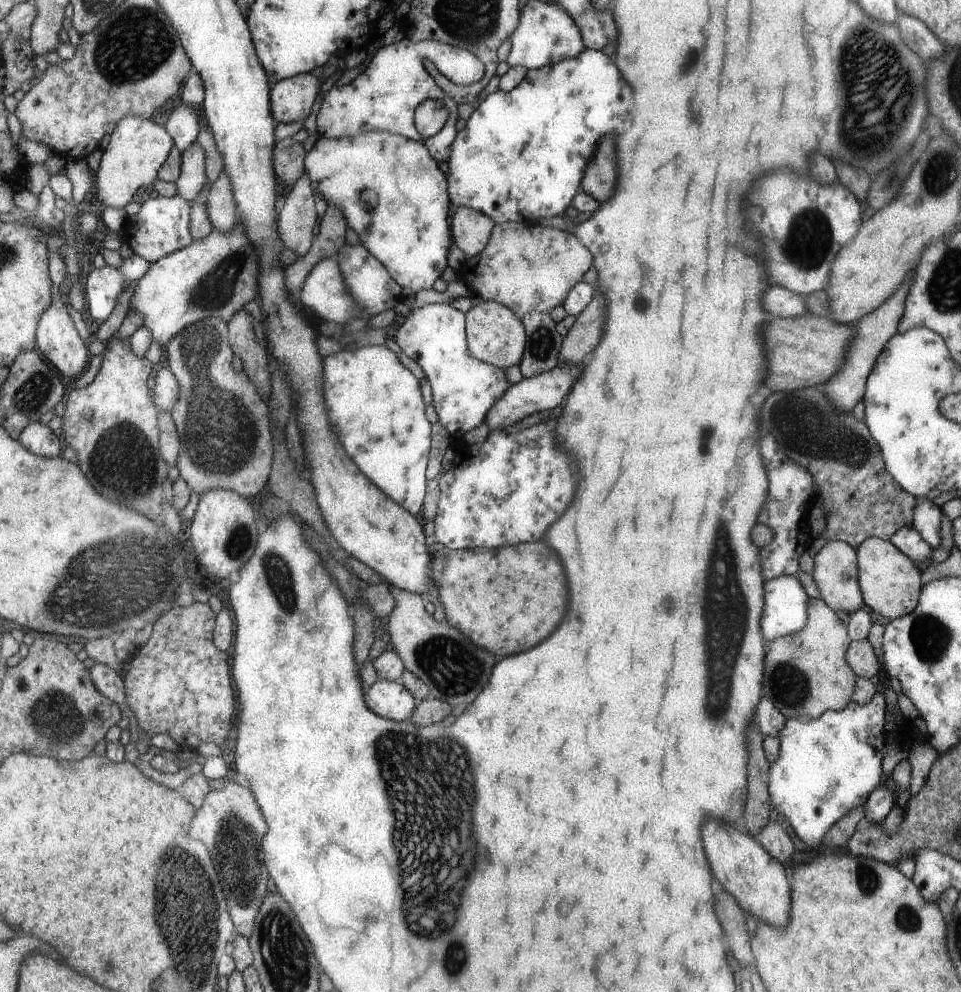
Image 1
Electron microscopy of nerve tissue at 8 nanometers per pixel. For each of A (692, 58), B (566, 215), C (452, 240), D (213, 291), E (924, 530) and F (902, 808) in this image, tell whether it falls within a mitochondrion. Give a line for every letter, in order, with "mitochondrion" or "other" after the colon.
A: other
B: other
C: other
D: mitochondrion
E: other
F: other

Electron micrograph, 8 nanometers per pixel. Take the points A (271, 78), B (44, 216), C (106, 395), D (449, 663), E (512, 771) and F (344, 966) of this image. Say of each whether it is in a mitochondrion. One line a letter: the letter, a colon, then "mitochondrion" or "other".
A: other
B: other
C: other
D: mitochondrion
E: other
F: other

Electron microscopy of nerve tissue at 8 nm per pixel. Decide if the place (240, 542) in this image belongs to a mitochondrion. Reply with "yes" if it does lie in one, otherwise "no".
yes

